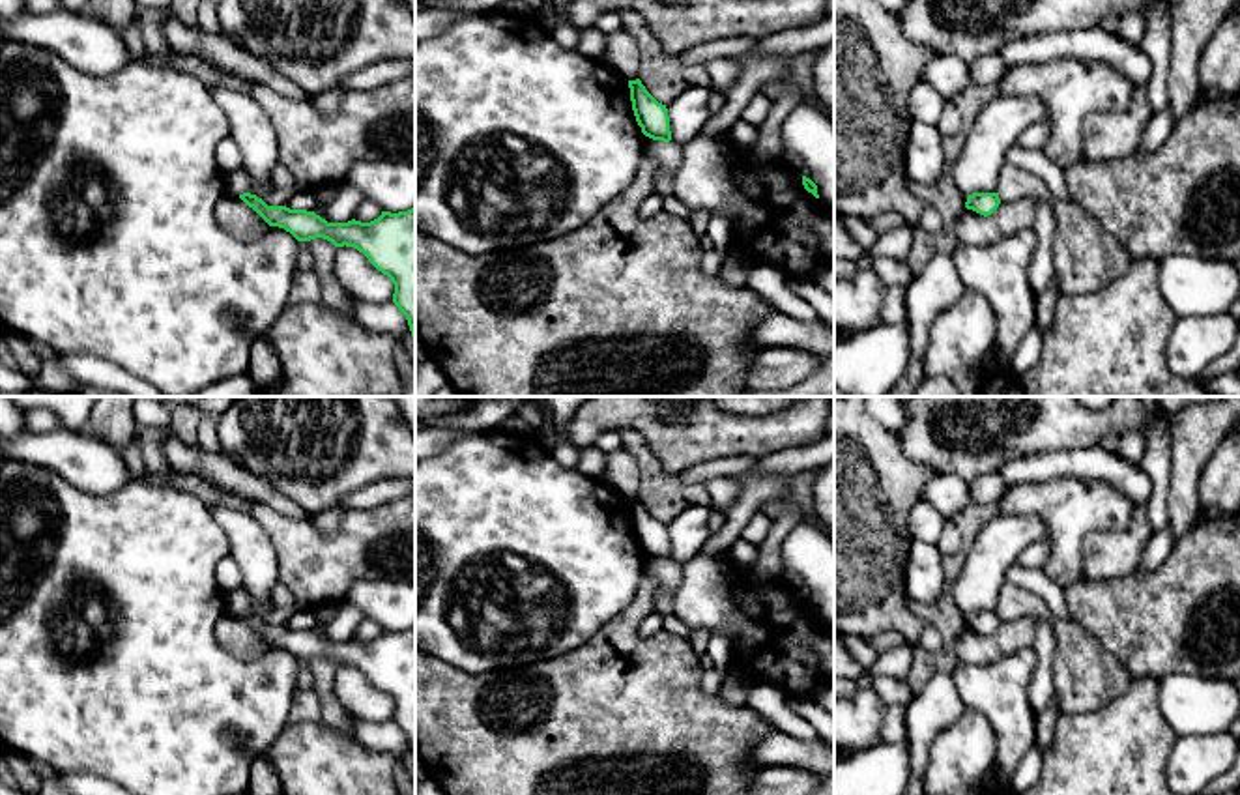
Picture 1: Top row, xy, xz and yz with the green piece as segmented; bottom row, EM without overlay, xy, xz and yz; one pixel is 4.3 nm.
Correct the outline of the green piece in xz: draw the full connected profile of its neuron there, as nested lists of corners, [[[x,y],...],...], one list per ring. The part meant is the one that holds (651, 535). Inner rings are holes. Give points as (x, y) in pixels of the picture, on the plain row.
[[[640,498],[628,499],[632,529],[642,552],[653,559],[670,561],[670,535],[666,524],[658,522]]]

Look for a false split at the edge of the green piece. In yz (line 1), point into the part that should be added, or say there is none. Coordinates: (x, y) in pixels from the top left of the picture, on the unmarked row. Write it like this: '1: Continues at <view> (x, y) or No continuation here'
1: No continuation here

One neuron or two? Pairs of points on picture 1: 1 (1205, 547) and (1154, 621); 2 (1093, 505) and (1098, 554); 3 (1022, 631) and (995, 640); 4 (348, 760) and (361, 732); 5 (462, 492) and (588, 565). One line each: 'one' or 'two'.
1: one
2: two
3: one
4: two
5: one

